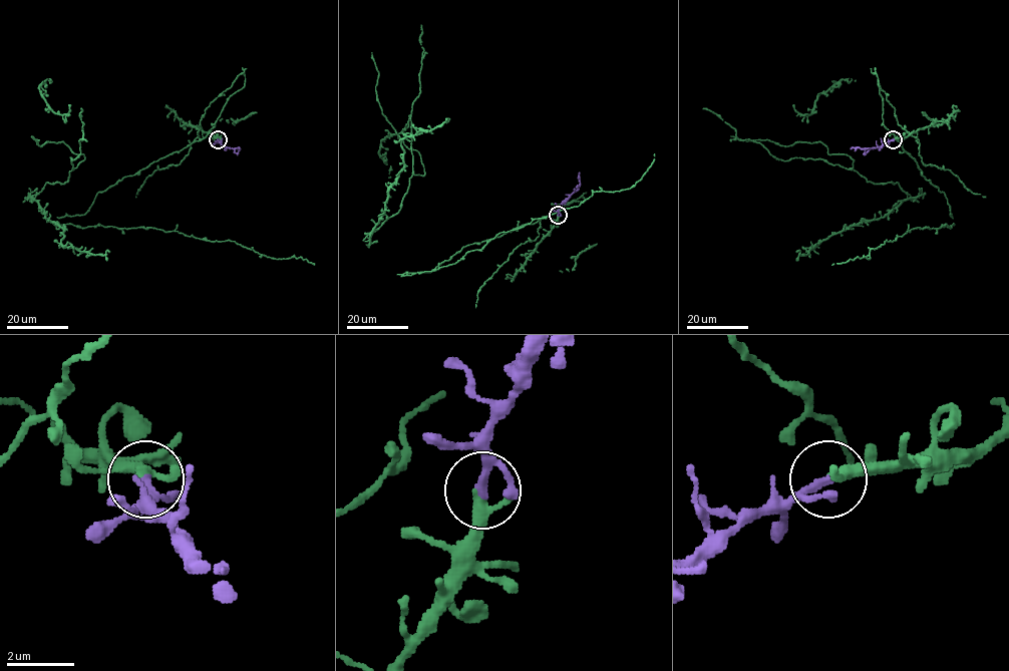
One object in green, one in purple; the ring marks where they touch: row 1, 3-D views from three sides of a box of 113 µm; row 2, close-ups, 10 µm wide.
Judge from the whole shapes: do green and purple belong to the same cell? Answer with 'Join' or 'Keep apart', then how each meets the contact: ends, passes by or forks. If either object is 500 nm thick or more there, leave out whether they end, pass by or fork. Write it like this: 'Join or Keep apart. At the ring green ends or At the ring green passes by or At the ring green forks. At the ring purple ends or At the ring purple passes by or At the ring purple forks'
Join. At the ring green passes by. At the ring purple passes by

